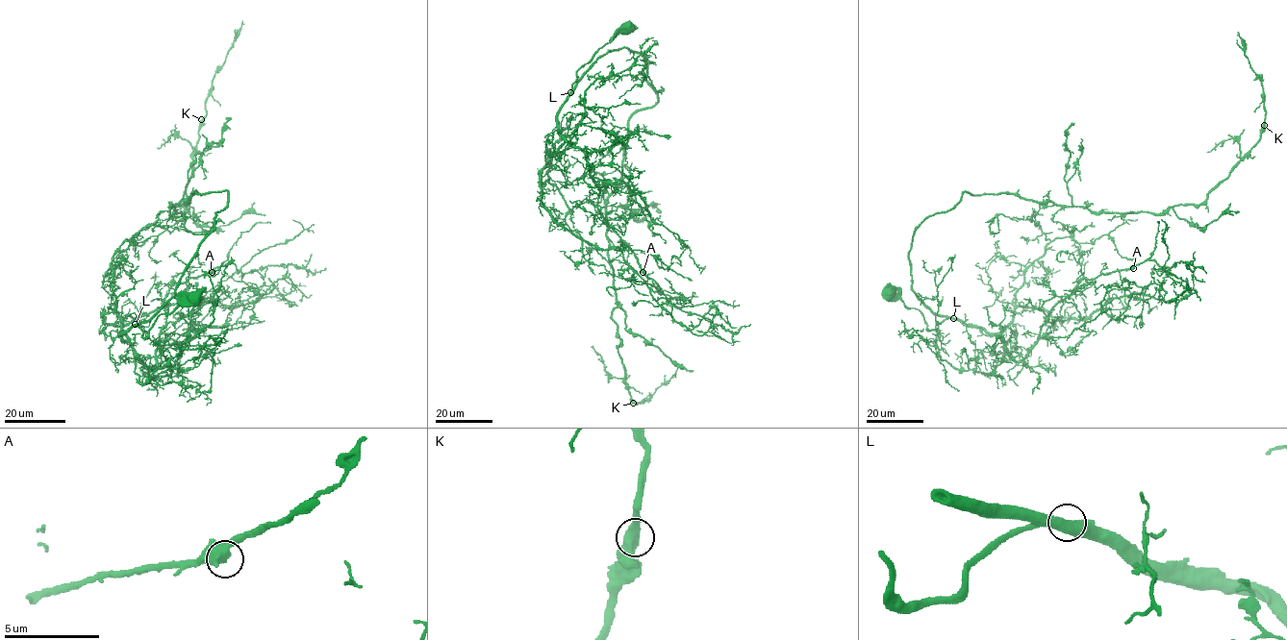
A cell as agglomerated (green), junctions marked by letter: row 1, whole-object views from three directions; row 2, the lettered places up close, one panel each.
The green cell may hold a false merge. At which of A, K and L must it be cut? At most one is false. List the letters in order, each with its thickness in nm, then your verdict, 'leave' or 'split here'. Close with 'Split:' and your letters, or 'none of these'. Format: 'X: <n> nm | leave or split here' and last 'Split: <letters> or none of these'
A: 550 nm | leave
K: 550 nm | leave
L: 600 nm | leave
Split: none of these

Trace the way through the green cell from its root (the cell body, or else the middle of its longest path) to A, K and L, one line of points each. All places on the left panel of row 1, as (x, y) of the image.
A: (195, 294), (161, 314), (144, 336), (137, 325), (121, 334), (150, 370), (169, 287), (212, 272)
K: (195, 294), (144, 336), (134, 325), (122, 340), (112, 258), (170, 205), (184, 213), (201, 119)
L: (195, 294), (190, 293), (170, 312), (161, 314), (144, 336), (135, 324)

